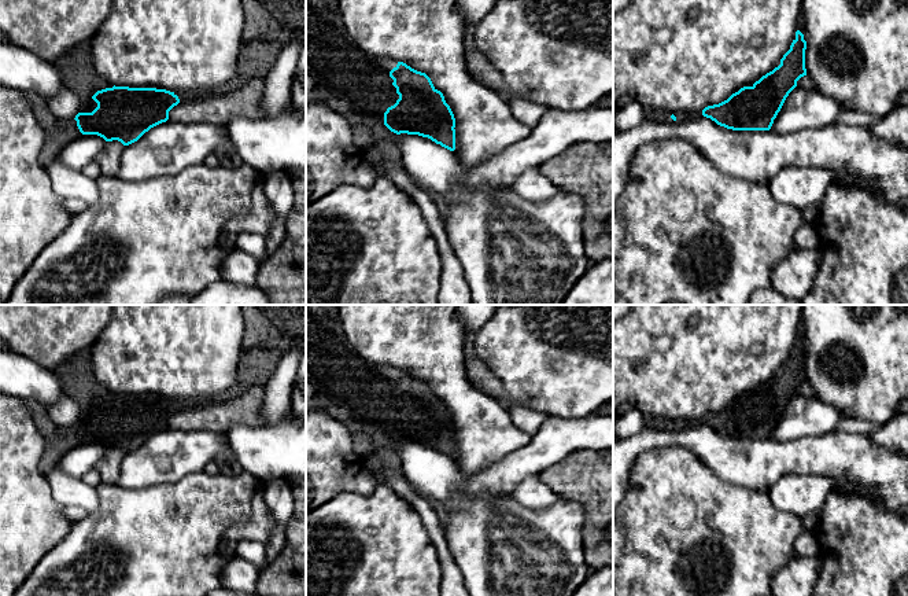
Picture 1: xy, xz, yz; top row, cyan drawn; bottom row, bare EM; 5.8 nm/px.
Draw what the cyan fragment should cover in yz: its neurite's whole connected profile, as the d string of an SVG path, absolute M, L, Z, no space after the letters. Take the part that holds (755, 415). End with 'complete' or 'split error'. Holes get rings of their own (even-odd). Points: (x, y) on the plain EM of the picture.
M800 331L790 356L775 375L727 408L708 413L702 423L732 438L769 438L797 389L807 383L807 343Z; split error

